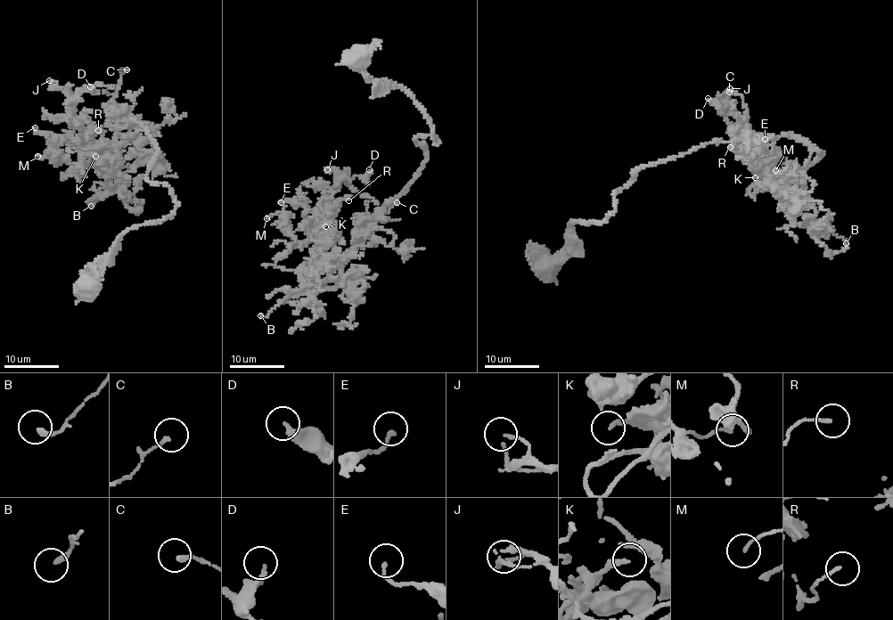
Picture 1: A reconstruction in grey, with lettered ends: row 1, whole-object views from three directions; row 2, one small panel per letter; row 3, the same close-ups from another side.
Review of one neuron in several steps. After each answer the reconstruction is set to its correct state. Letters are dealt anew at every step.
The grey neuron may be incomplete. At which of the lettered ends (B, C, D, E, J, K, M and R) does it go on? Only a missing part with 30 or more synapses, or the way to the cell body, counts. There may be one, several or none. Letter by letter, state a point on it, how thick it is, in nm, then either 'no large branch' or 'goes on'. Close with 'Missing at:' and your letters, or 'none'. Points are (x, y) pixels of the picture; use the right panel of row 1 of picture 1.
B: at (846, 243); 200 nm thick; no large branch
C: at (729, 92); 170 nm thick; no large branch
D: at (708, 98); 260 nm thick; no large branch
E: at (765, 139); 160 nm thick; no large branch
J: at (730, 88); 130 nm thick; no large branch
K: at (755, 177); 240 nm thick; no large branch
M: at (775, 170); 80 nm thick; no large branch
R: at (730, 147); 130 nm thick; no large branch
Missing at: none

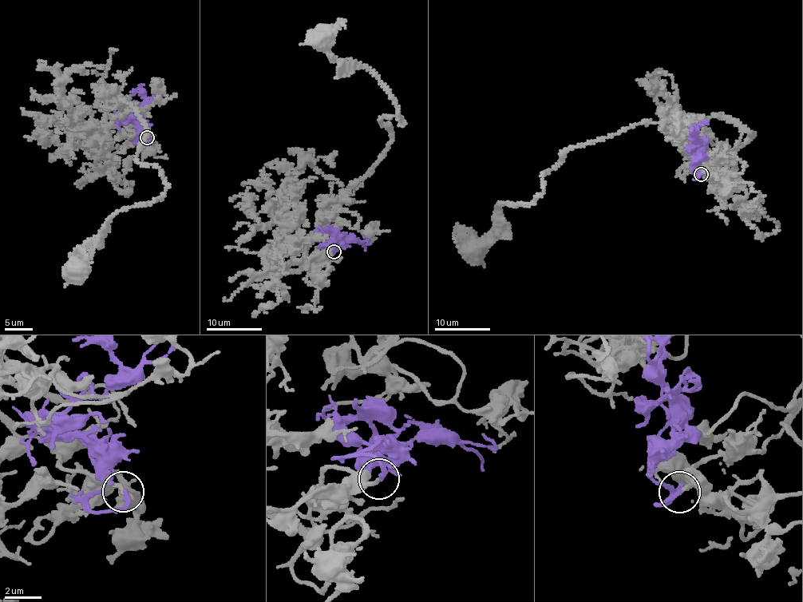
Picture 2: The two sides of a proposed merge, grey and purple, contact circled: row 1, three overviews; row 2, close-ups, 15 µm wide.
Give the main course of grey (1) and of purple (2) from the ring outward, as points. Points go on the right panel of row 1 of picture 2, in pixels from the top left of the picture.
1: (702, 174), (750, 133), (717, 116), (636, 124), (571, 147), (532, 203), (504, 202), (495, 231), (471, 249)
2: (702, 174), (694, 178), (698, 174), (694, 165), (702, 153), (696, 146), (700, 142), (694, 140), (690, 127)

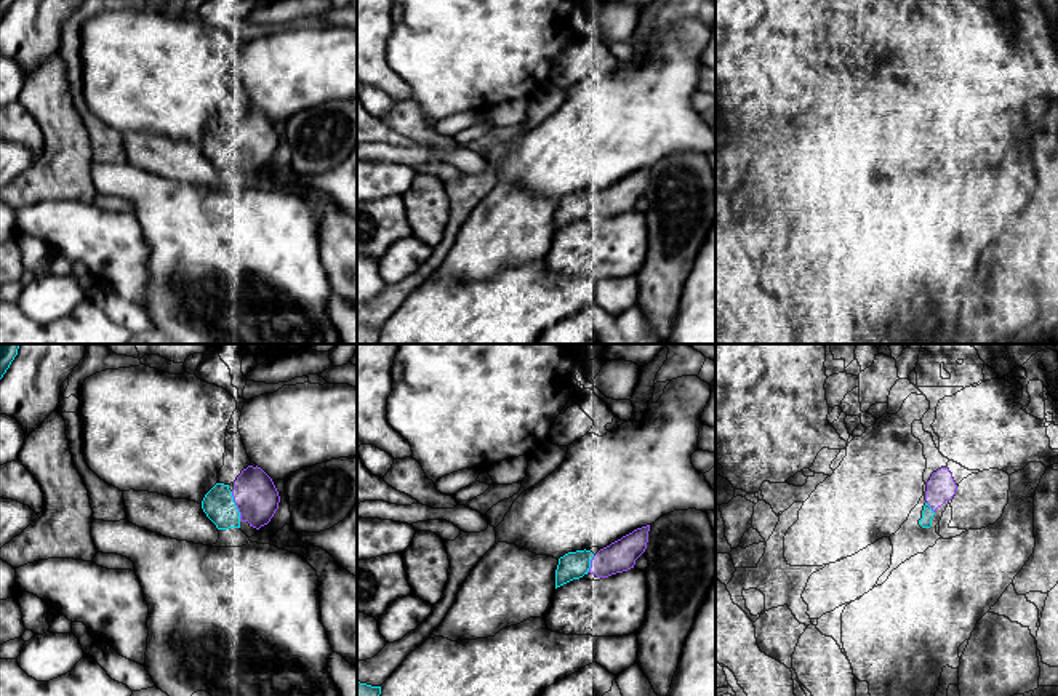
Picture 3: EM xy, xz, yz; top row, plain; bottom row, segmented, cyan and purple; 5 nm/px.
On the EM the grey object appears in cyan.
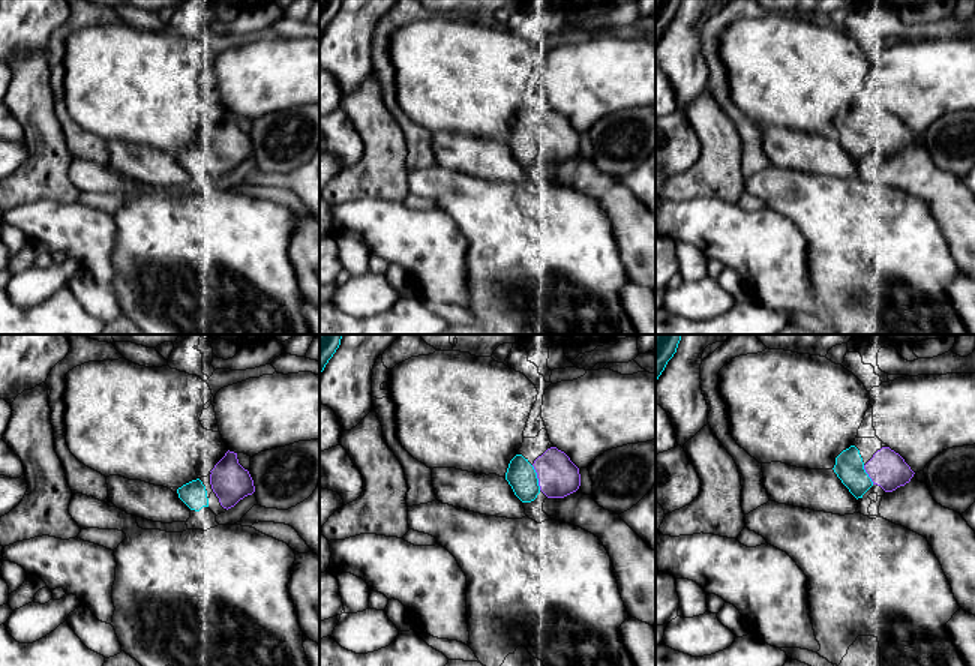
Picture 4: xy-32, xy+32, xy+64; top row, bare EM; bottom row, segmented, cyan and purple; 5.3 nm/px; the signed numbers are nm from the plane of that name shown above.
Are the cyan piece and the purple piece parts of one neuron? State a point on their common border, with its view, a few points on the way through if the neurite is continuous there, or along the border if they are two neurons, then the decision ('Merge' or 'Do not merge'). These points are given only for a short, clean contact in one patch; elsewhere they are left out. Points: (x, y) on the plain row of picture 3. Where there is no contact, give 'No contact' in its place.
Touches cyan at xy (236, 148). Merge

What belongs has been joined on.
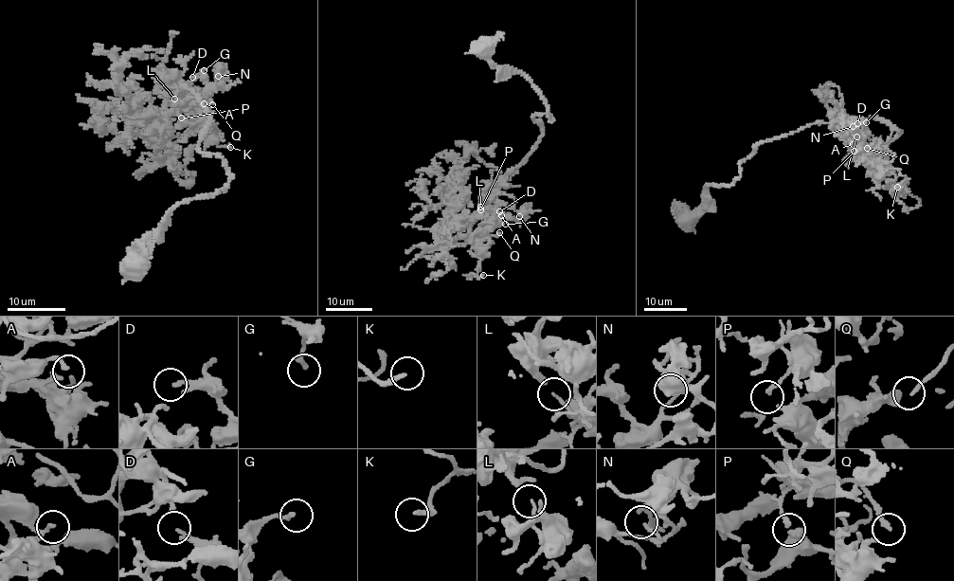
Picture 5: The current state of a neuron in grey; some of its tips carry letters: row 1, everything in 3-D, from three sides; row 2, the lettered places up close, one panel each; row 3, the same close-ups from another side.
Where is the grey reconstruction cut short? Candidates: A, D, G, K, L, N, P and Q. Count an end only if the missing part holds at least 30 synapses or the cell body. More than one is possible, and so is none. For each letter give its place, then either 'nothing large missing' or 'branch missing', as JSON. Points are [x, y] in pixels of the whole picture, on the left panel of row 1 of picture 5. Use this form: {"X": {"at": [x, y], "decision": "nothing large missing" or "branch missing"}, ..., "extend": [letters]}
{"A": {"at": [204, 103], "decision": "nothing large missing"}, "D": {"at": [192, 77], "decision": "nothing large missing"}, "G": {"at": [204, 70], "decision": "nothing large missing"}, "K": {"at": [230, 147], "decision": "branch missing"}, "L": {"at": [174, 99], "decision": "nothing large missing"}, "N": {"at": [218, 76], "decision": "nothing large missing"}, "P": {"at": [181, 118], "decision": "nothing large missing"}, "Q": {"at": [212, 104], "decision": "branch missing"}, "extend": ["K", "Q"]}

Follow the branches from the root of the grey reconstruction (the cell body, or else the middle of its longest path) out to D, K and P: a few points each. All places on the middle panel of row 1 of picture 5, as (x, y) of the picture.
D: (482, 44), (552, 118), (535, 114), (537, 145), (453, 243), (499, 211)
K: (482, 44), (552, 118), (535, 114), (537, 145), (453, 243), (483, 249), (472, 275), (483, 275)
P: (482, 44), (552, 118), (535, 114), (537, 145), (453, 243), (493, 229), (480, 209)

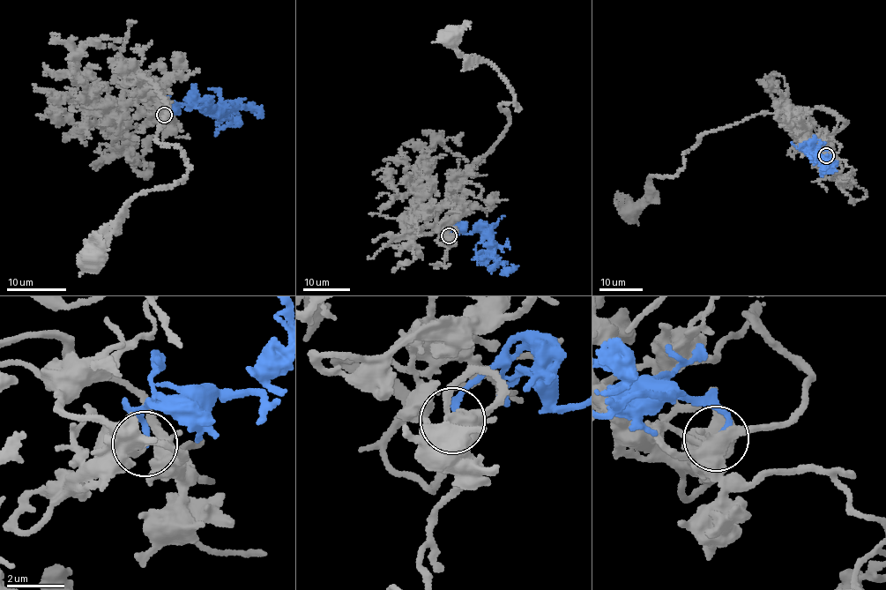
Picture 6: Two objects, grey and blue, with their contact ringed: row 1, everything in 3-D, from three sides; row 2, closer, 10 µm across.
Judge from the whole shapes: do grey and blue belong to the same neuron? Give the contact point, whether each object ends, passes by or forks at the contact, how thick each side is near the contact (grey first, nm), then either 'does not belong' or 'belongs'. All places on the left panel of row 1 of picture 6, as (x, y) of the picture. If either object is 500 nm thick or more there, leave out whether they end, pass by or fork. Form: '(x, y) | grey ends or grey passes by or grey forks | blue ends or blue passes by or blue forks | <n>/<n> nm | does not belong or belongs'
(164, 115) | grey ends | blue ends | 160/200 nm | belongs

